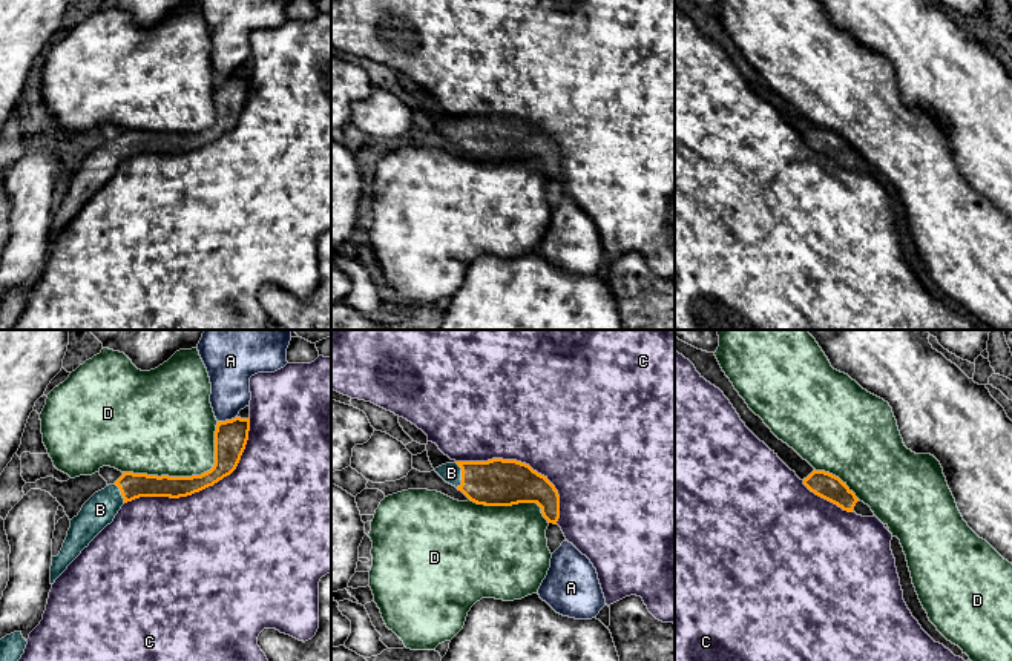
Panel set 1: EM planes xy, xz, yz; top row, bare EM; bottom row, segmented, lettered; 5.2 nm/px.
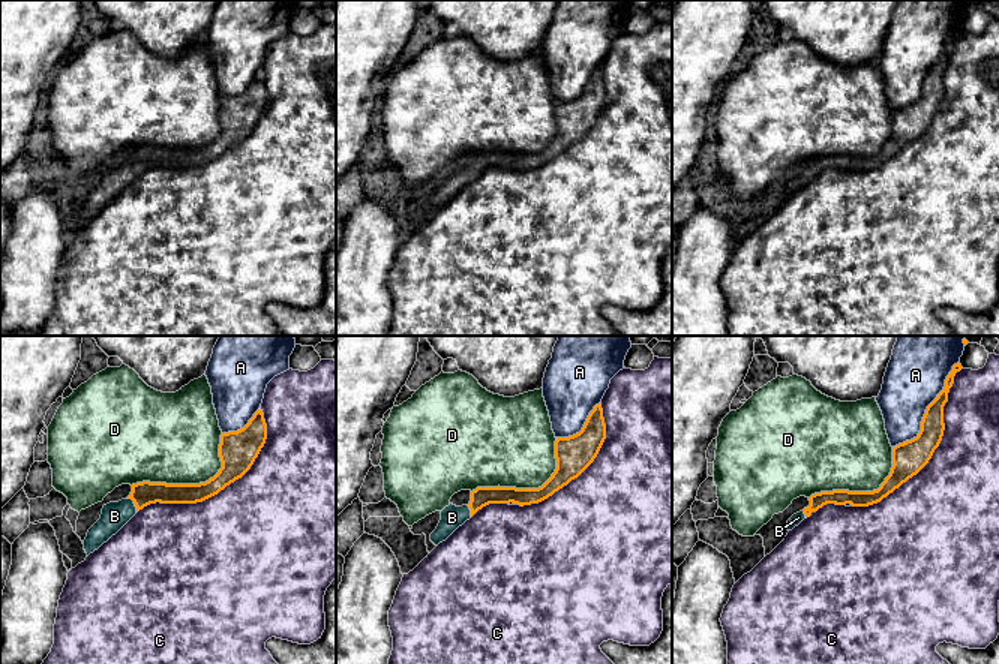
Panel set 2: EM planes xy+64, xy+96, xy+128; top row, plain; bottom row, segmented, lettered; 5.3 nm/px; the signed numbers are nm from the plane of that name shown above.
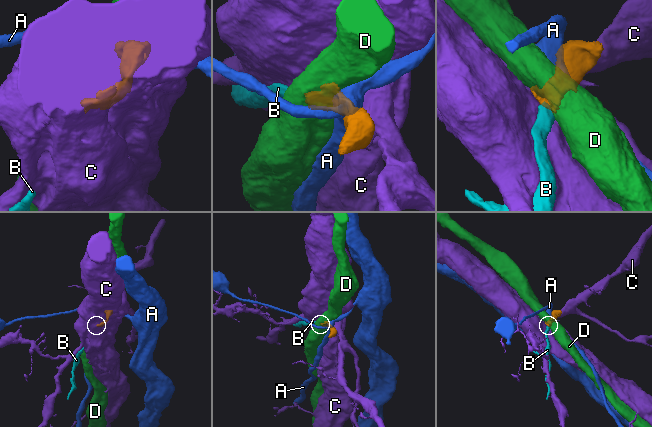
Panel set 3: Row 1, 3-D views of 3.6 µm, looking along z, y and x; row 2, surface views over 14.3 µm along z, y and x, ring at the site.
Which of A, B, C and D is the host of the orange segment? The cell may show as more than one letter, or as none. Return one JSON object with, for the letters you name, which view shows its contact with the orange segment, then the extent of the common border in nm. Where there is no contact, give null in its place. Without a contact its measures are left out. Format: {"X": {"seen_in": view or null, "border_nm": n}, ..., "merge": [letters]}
{"B": {"seen_in": "xz", "border_nm": 140}, "merge": ["B"]}

